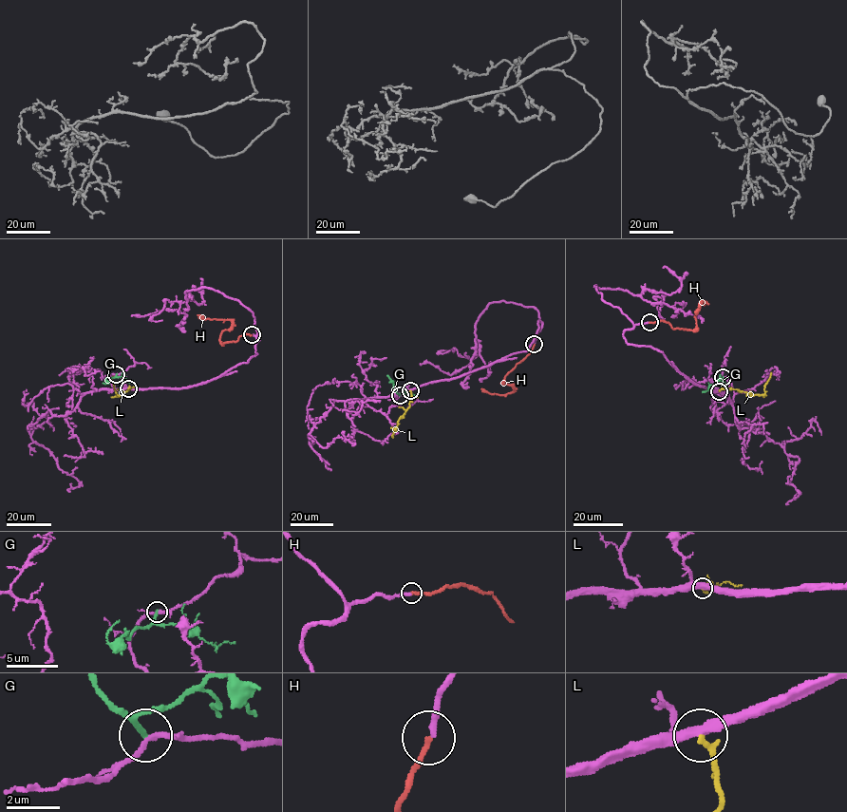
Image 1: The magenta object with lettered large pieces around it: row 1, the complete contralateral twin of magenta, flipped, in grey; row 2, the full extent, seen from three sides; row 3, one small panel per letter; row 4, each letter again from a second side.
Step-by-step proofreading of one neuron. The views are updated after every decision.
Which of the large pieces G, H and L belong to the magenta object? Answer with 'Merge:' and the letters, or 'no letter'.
Merge: H

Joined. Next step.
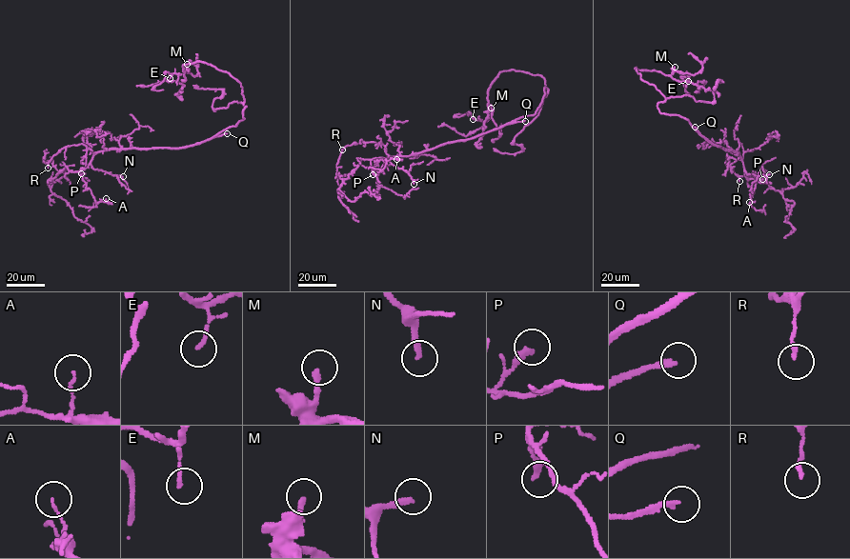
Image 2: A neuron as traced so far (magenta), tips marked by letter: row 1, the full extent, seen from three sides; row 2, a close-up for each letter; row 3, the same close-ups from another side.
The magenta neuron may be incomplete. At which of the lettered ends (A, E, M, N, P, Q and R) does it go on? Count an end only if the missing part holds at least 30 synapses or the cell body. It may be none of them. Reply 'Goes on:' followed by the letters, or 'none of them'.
Goes on: N, Q

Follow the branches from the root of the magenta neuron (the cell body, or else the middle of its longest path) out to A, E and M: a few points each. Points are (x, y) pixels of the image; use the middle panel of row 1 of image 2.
A: (502, 127), (409, 155), (374, 158), (371, 160), (371, 167), (381, 159), (396, 159)
E: (502, 127), (535, 113), (545, 88), (548, 93), (542, 76), (501, 71), (488, 90), (491, 117), (473, 119)
M: (502, 127), (535, 113), (545, 88), (548, 93), (545, 79), (501, 71), (488, 90), (491, 108)

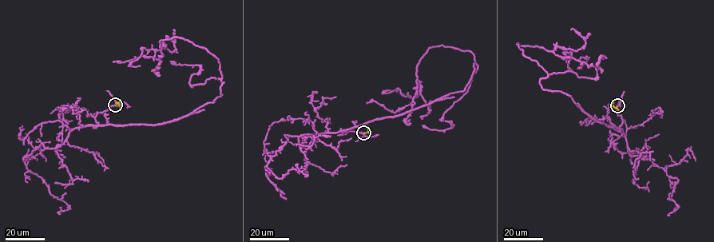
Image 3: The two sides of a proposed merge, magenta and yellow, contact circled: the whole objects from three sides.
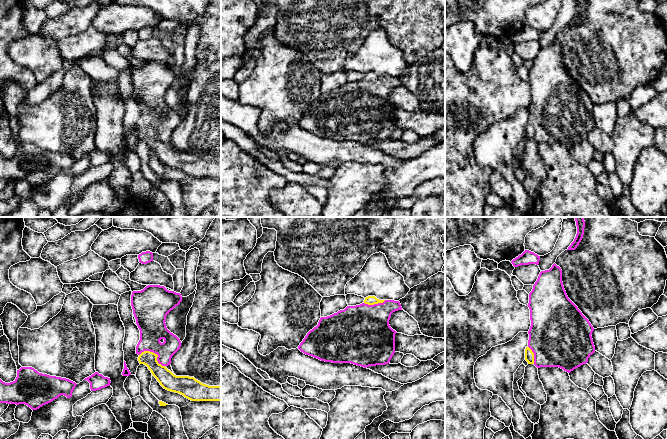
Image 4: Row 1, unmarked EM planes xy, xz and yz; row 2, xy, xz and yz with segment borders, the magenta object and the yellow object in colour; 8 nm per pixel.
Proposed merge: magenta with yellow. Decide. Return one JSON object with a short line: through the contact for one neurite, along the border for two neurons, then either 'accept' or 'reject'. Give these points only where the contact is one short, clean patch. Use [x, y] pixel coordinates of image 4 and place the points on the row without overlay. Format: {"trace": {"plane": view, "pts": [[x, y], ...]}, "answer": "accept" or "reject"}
{"trace": {"plane": "xy", "pts": [[151, 99], [151, 125], [155, 129], [157, 144], [165, 153]]}, "answer": "accept"}

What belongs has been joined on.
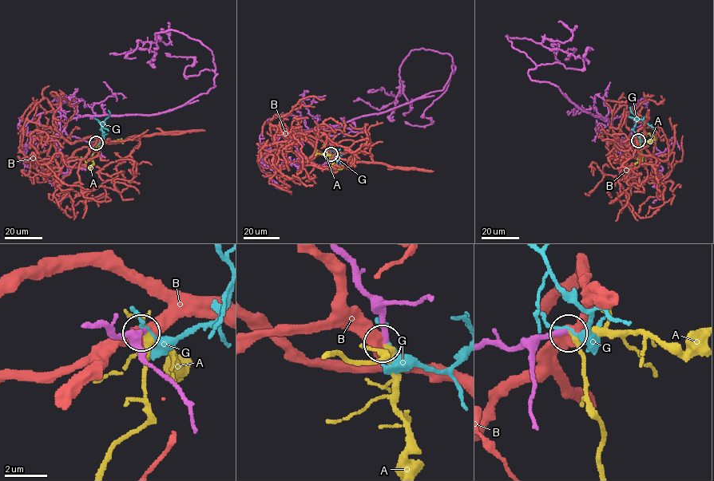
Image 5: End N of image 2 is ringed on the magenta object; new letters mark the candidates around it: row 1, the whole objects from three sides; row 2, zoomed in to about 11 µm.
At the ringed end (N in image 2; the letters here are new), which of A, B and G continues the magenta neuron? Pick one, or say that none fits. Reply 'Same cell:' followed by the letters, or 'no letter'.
Same cell: A

